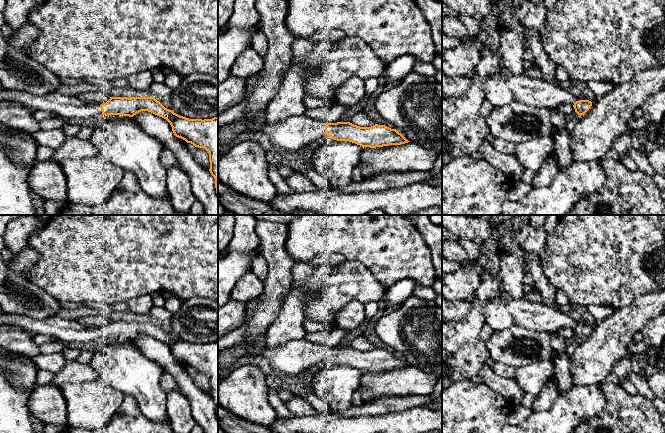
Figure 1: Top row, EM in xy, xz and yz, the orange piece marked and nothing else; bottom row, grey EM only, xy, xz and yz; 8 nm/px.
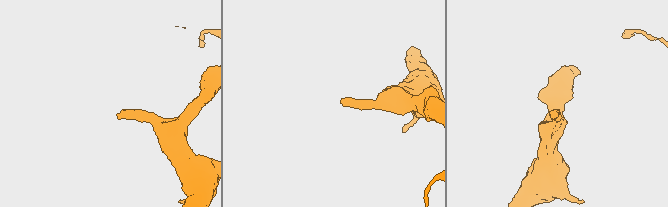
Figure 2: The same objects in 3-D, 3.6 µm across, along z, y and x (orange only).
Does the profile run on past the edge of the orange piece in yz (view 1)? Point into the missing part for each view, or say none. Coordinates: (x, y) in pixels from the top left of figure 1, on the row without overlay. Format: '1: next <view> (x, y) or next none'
1: next none

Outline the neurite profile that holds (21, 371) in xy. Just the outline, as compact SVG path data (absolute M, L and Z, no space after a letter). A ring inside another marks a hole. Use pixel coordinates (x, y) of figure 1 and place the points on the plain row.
M0 348L0 367L13 386L30 392L36 387L36 374L39 369L30 357Z

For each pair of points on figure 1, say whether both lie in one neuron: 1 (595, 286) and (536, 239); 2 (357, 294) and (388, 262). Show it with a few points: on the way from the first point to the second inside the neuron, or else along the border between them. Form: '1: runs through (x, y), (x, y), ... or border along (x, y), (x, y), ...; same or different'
1: border along (547, 235), (547, 244), (538, 257); different
2: border along (355, 261), (361, 262), (385, 289); different

